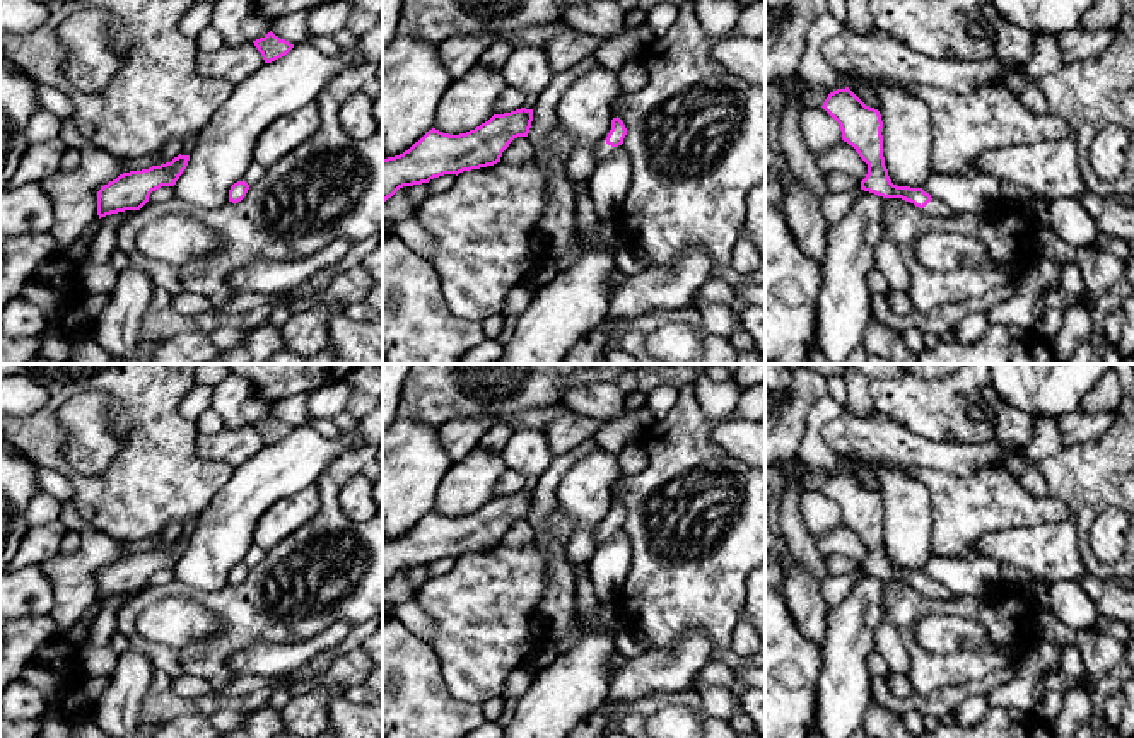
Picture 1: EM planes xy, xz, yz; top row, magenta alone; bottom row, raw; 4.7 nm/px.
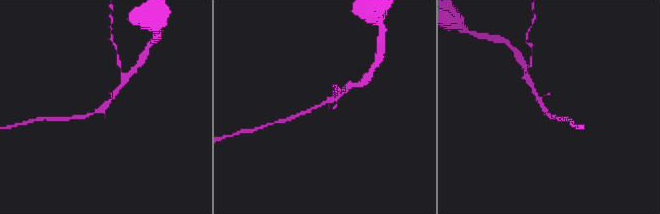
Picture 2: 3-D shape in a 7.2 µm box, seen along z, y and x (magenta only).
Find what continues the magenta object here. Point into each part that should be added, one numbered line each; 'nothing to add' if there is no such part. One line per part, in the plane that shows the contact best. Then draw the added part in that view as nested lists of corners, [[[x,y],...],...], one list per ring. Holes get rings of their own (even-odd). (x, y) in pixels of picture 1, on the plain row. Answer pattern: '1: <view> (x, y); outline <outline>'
1: yz (935, 590); outline [[[931,581],[931,584],[922,591],[929,598],[938,600],[955,600],[958,594],[951,593],[948,588]]]

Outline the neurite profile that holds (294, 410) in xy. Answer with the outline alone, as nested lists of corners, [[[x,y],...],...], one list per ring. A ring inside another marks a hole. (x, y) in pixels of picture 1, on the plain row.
[[[294,395],[272,403],[270,413],[294,429],[306,425],[311,417],[307,395]]]

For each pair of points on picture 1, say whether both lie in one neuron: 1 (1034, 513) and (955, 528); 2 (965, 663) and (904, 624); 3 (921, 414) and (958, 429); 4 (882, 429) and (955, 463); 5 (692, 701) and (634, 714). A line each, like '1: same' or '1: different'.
1: same
2: same
3: same
4: same
5: same

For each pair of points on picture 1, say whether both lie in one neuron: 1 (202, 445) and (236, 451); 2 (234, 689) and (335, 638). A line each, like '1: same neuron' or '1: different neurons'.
1: same neuron
2: different neurons

